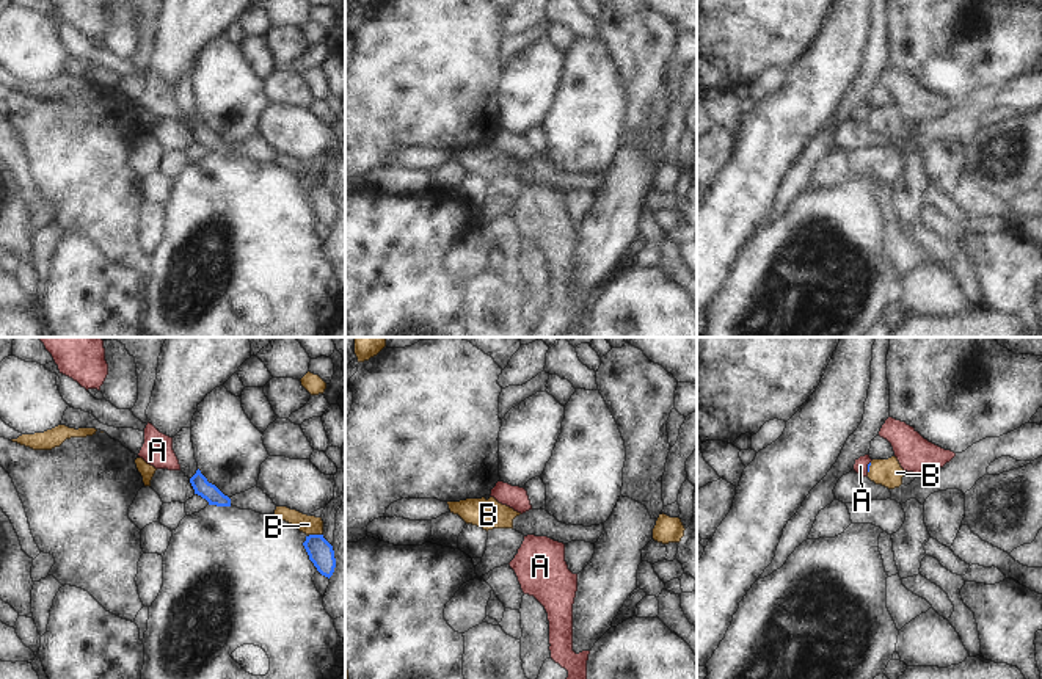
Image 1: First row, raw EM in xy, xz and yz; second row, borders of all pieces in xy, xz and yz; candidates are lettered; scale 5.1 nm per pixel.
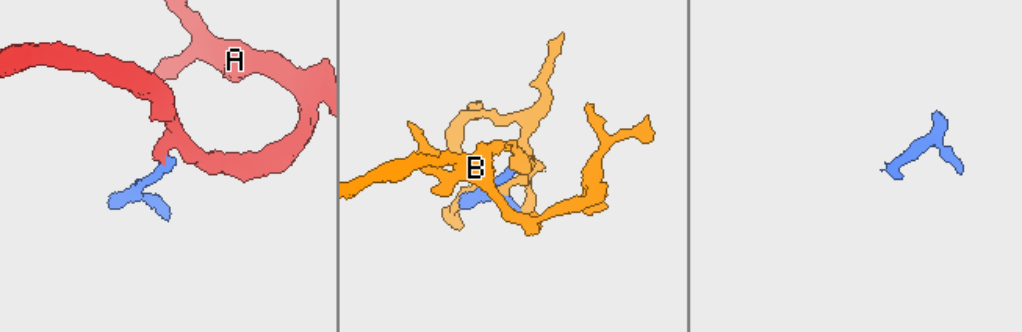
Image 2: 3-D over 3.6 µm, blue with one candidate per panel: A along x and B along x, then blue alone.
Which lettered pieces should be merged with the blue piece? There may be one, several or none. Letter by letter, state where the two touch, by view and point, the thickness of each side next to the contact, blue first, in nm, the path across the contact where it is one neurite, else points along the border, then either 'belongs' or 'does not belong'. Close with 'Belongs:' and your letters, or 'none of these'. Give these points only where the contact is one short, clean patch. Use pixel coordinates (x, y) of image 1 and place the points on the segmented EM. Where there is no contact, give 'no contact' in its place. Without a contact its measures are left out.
A: contact yz (868, 466); calibres 20 and 70 nm; way yz (870, 463), (868, 466), (860, 466); belongs
B: contact xy (316, 535); calibres 130 and 100 nm; does not belong
Belongs: A

